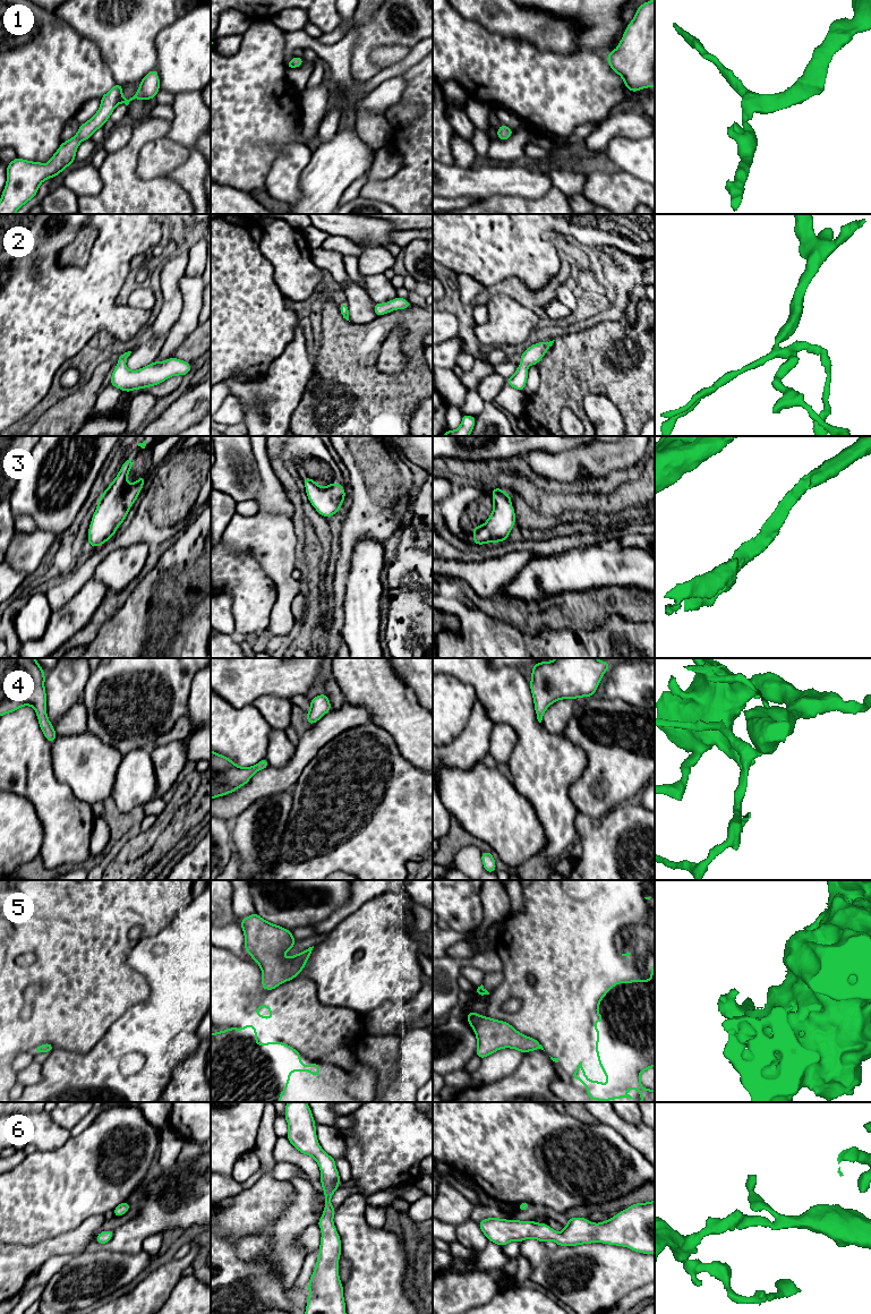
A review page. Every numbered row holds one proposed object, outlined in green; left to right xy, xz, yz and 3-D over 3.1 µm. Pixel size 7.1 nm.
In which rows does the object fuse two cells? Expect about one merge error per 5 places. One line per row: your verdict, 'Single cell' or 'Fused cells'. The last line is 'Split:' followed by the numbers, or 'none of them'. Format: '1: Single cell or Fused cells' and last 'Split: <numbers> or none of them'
1: Single cell
2: Single cell
3: Single cell
4: Single cell
5: Fused cells
6: Single cell
Split: 5

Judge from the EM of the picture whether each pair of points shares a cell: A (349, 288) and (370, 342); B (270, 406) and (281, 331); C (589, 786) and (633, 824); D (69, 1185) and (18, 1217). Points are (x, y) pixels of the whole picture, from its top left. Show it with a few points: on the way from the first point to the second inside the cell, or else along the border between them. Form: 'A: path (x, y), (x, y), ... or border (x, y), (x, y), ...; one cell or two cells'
A: border (375, 316), (365, 323), (350, 322); two cells
B: border (292, 336), (292, 340), (269, 368), (257, 376); two cells
C: border (625, 801), (598, 820), (592, 821); two cells
D: path (57, 1191), (47, 1194), (31, 1204); one cell

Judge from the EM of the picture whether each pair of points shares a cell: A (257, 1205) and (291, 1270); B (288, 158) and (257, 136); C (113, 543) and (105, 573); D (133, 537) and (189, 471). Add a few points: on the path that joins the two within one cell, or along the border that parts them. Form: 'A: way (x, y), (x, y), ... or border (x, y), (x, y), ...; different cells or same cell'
A: border (288, 1206), (263, 1231), (245, 1237); different cells
B: border (299, 141), (288, 144), (279, 153), (266, 175); different cells
C: border (137, 544), (114, 548), (107, 555); different cells
D: way (148, 521), (177, 493), (178, 487); same cell

